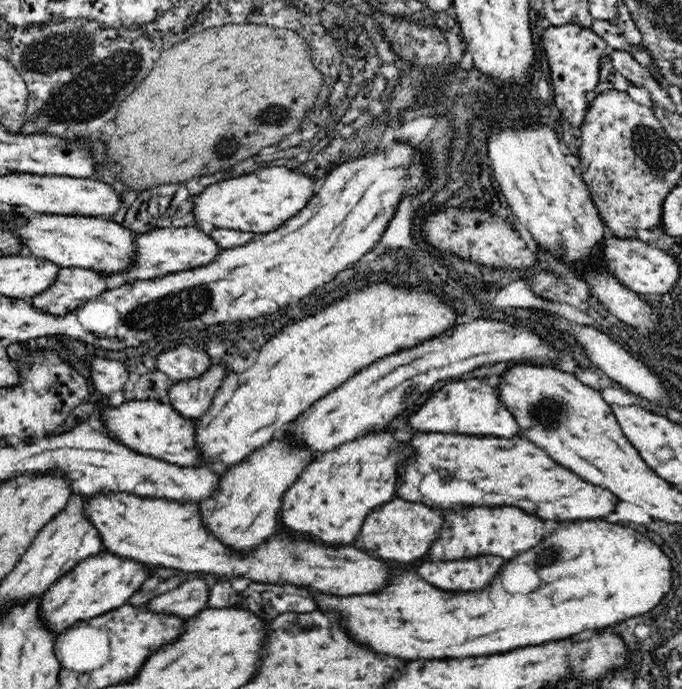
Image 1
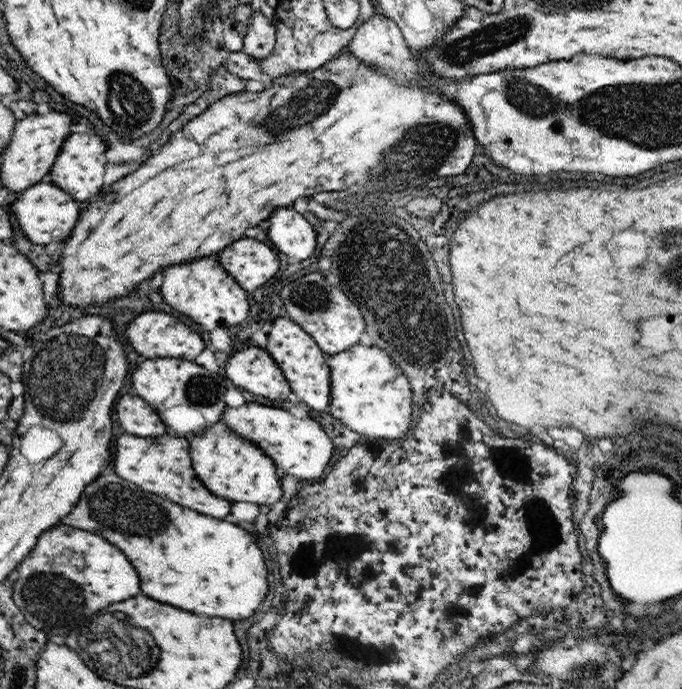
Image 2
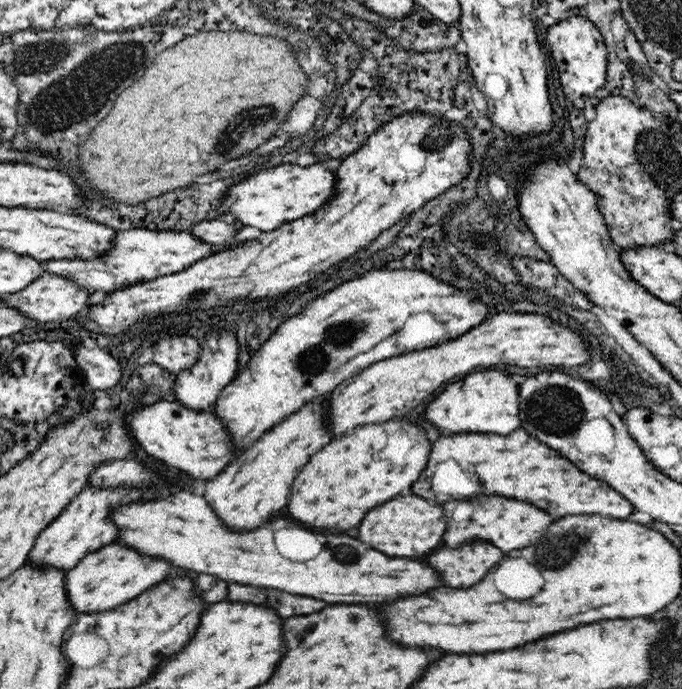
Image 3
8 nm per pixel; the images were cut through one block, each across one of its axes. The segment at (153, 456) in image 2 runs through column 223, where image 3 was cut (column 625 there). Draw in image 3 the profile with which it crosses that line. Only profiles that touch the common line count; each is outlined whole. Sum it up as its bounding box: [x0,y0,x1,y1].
[412,430,632,520]

